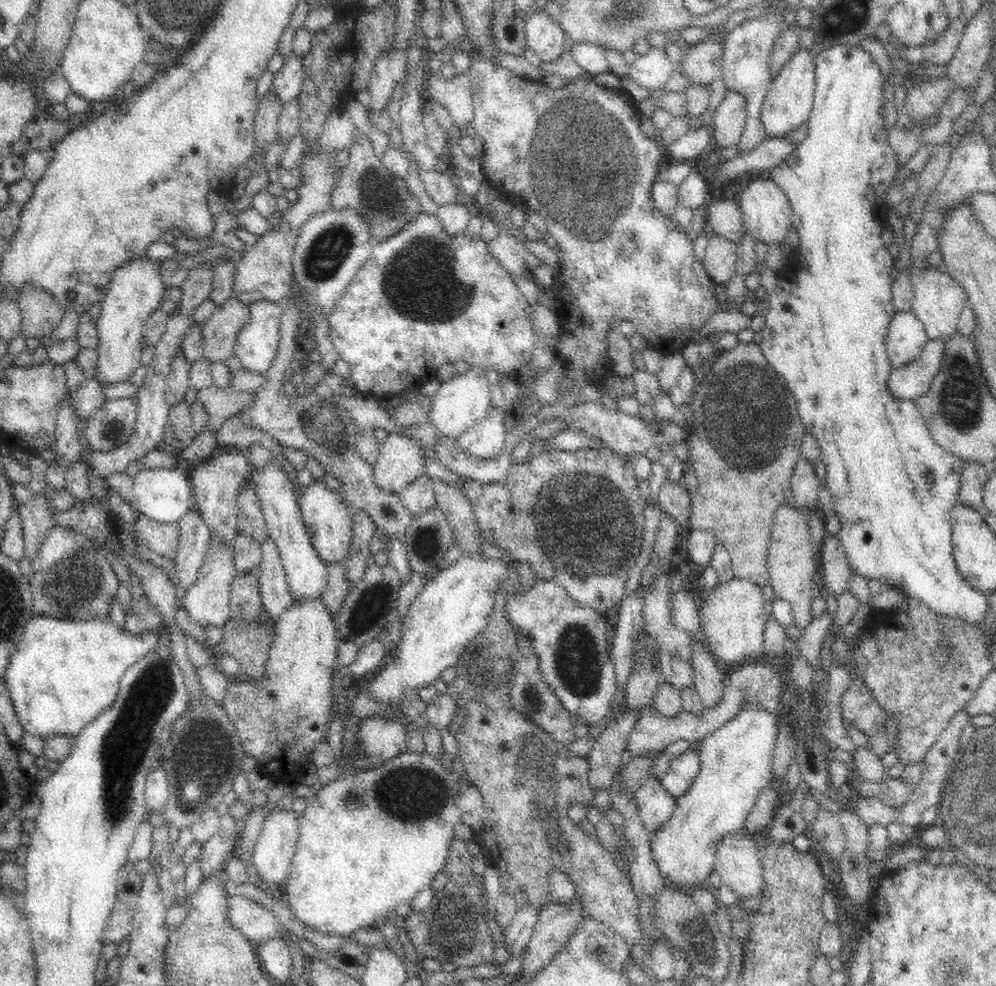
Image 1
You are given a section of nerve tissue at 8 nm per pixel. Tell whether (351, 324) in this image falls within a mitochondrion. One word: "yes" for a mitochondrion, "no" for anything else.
no

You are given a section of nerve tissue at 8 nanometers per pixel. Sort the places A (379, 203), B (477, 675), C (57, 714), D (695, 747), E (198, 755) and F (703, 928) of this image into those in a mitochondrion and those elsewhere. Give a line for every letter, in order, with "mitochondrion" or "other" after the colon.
A: mitochondrion
B: mitochondrion
C: other
D: other
E: mitochondrion
F: other

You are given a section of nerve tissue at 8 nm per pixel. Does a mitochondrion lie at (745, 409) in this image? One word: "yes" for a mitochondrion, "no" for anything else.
yes

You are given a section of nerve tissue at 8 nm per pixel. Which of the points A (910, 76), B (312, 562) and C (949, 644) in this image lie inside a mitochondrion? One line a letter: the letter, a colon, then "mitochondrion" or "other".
A: other
B: other
C: mitochondrion

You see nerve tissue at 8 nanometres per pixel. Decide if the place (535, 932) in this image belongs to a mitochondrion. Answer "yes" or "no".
no

